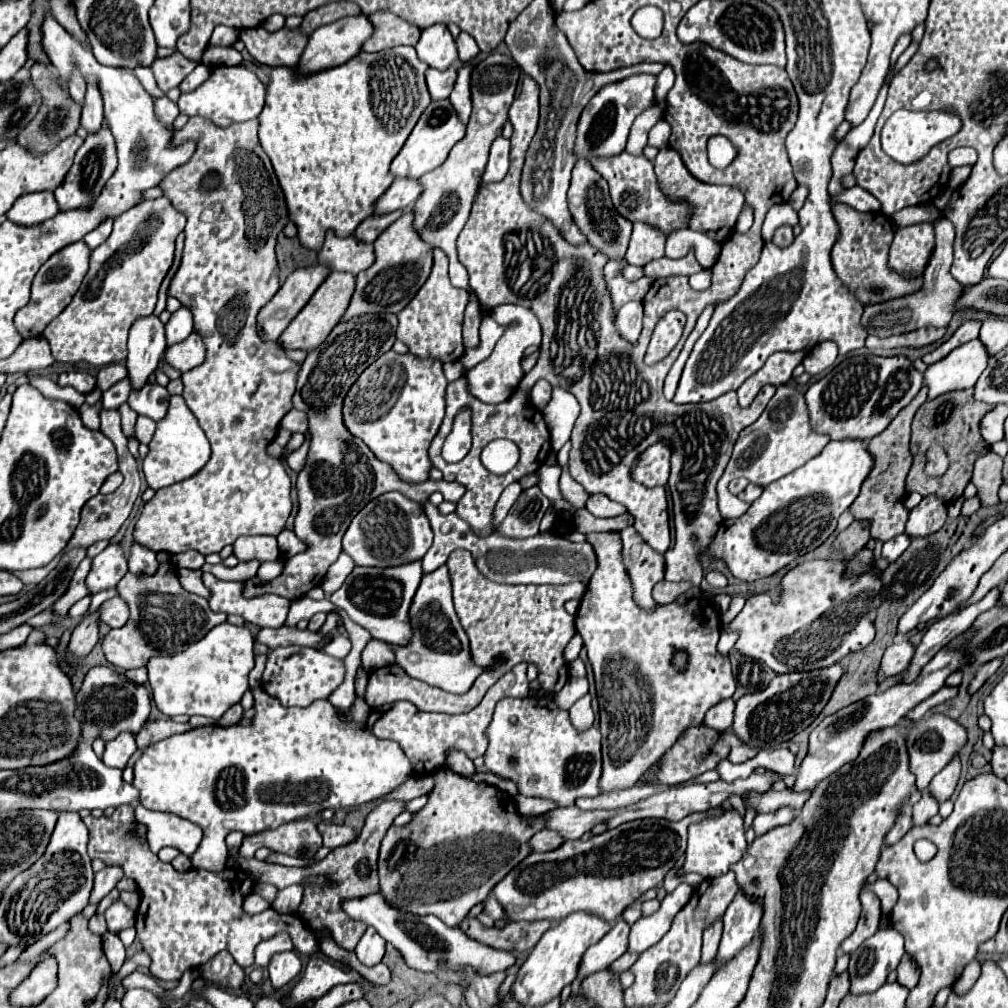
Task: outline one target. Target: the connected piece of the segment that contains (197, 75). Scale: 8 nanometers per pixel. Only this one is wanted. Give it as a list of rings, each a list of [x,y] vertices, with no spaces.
[[[194,69],[182,83],[180,83],[180,91],[182,93],[188,93],[188,91],[192,91],[192,89],[196,89],[200,83],[204,83],[206,79],[208,79],[208,75],[210,75],[210,69]]]

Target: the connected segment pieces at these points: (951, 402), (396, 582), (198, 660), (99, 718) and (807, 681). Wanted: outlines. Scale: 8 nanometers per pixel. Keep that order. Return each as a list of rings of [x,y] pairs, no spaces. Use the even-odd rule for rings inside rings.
[[[972,389],[966,391],[950,391],[948,395],[940,395],[934,401],[926,401],[914,421],[912,421],[912,441],[910,441],[910,453],[912,453],[912,467],[906,477],[906,491],[918,491],[922,497],[926,495],[938,495],[944,503],[954,503],[962,497],[964,487],[970,481],[974,461],[988,451],[988,443],[982,439],[978,423],[992,409],[986,403],[978,403],[972,397]],[[930,447],[940,447],[946,451],[950,459],[950,469],[940,479],[930,479],[924,475],[924,455]]]
[[[422,561],[404,563],[398,567],[354,567],[352,573],[346,577],[344,585],[332,593],[328,599],[346,611],[346,615],[370,631],[374,639],[386,641],[386,643],[398,643],[406,645],[410,639],[410,621],[408,621],[408,607],[410,601],[418,589],[418,583],[422,579]]]
[[[222,623],[186,651],[172,657],[150,659],[146,669],[156,707],[168,717],[186,713],[218,721],[226,709],[240,703],[242,693],[248,691],[248,673],[254,669],[252,643],[254,637],[248,627]]]
[[[92,667],[86,673],[80,691],[76,693],[74,715],[78,715],[78,721],[82,723],[82,739],[86,743],[92,743],[98,737],[108,743],[122,731],[136,735],[150,717],[150,693],[144,685],[132,683],[130,679],[126,679],[126,675],[114,671],[112,667]]]
[[[838,663],[808,673],[794,671],[794,673],[778,675],[766,689],[754,695],[744,695],[742,699],[736,701],[734,723],[732,723],[734,735],[740,739],[742,745],[750,745],[750,747],[754,745],[754,749],[770,749],[790,741],[820,715],[840,675],[842,675],[842,667]]]

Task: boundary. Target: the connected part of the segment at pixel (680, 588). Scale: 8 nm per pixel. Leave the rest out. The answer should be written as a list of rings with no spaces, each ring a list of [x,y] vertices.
[[[662,581],[662,583],[656,583],[654,589],[652,589],[652,597],[660,603],[660,605],[666,605],[666,603],[672,603],[680,593],[684,593],[690,585],[688,583],[668,583],[668,581]]]

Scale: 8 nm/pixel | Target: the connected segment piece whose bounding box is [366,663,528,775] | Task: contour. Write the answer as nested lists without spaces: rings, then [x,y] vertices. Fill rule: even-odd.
[[[526,663],[516,665],[512,671],[508,671],[498,683],[494,683],[480,705],[474,711],[462,713],[462,715],[446,715],[446,713],[426,713],[414,707],[410,701],[396,701],[392,703],[384,713],[378,715],[376,721],[366,721],[366,729],[374,733],[380,739],[392,739],[398,741],[402,751],[412,763],[412,773],[414,775],[432,775],[436,769],[446,765],[448,751],[458,749],[468,755],[468,759],[482,757],[486,751],[486,737],[484,731],[492,719],[494,707],[500,699],[504,697],[526,697],[528,695],[528,679],[526,679]],[[430,763],[430,765],[422,765]]]

